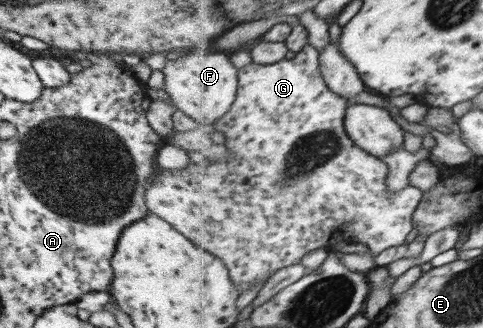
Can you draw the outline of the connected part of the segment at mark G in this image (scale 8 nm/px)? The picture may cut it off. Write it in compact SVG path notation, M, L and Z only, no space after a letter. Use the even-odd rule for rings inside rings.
M307 45L293 59L285 59L272 65L260 65L252 62L243 67L241 77L243 77L243 91L247 89L245 91L247 97L257 97L257 91L259 91L259 95L263 99L241 99L239 97L237 105L233 105L231 111L213 124L210 130L215 133L219 141L218 153L198 158L195 164L185 167L185 171L183 169L175 171L175 173L159 171L156 177L151 178L144 191L144 202L147 209L153 215L157 215L159 219L167 221L173 229L177 229L181 235L185 235L199 249L205 249L205 245L209 245L209 251L213 255L221 257L225 261L225 265L229 265L229 271L233 273L233 281L237 281L236 287L240 293L249 291L255 283L265 284L266 280L284 267L301 264L303 257L316 249L328 247L330 251L334 252L335 245L339 245L341 241L362 243L368 246L375 255L379 255L381 251L385 251L389 247L403 245L405 239L409 237L409 233L415 229L413 216L424 197L424 191L410 185L397 195L393 195L389 191L388 176L391 170L389 170L388 163L361 149L361 146L358 146L348 134L344 124L345 116L348 113L348 101L340 94L334 93L328 86L328 82L325 81L324 75L321 74L320 53L317 53L317 49L313 45Z

